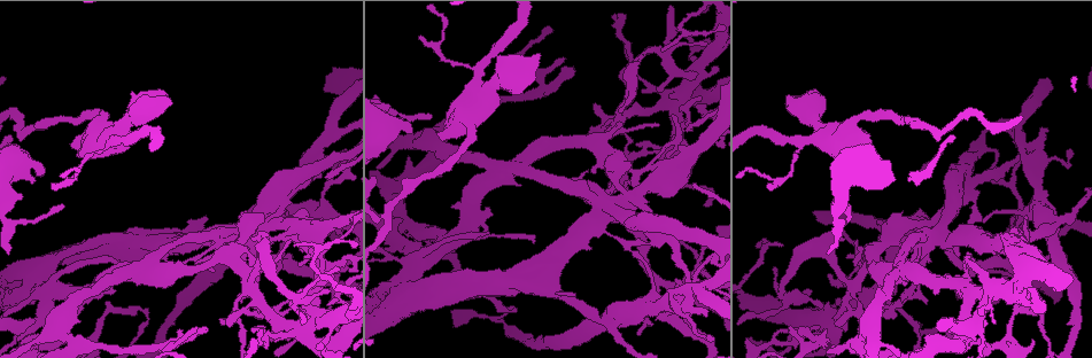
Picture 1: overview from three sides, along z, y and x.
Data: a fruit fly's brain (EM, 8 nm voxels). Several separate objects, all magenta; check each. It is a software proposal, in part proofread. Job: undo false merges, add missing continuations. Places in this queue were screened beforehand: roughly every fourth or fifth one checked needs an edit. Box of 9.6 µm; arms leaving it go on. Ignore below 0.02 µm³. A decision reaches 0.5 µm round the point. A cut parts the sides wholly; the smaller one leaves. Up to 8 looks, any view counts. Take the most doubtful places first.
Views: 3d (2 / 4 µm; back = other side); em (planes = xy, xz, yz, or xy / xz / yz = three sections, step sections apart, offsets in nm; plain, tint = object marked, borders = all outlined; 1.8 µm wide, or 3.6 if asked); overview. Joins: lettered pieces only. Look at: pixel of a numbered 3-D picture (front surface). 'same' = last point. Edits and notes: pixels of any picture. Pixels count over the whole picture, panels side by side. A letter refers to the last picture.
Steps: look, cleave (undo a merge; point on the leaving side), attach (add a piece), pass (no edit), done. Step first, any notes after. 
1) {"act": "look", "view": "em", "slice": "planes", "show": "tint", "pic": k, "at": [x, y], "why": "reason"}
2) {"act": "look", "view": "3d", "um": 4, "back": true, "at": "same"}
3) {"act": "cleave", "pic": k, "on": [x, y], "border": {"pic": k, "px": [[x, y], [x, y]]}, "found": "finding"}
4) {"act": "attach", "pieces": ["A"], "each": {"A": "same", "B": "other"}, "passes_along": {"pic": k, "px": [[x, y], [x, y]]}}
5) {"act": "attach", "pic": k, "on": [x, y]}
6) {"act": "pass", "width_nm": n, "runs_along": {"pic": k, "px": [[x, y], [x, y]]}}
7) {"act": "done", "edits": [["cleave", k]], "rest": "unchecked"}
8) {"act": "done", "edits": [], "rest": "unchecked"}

{"act": "look", "view": "3d", "um": 2, "pic": 1, "at": [872, 291], "why": "four arms meet"}

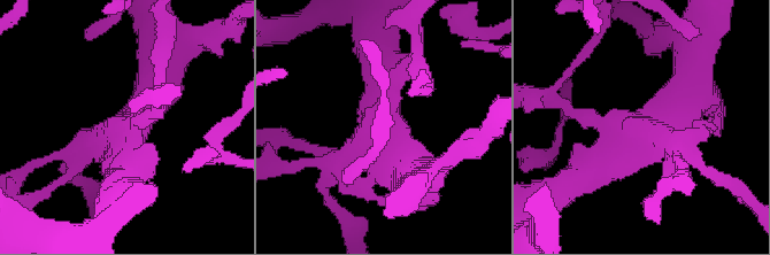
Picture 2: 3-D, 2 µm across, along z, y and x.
{"act": "look", "view": "em", "um": 3.6, "slice": "planes", "show": "borders", "pic": 2, "at": [645, 128]}

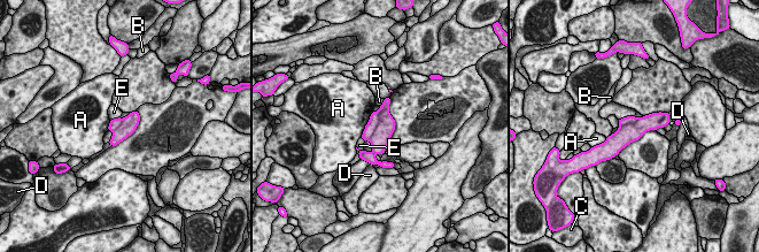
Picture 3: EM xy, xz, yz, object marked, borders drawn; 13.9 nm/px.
{"act": "cleave", "pic": 3, "on": [381, 135], "each": {"A": "other", "B": "other", "C": "other", "D": "other", "E": "other"}, "part_leaving": {"pic": 3, "px": [[666, 115], [642, 124], [612, 145]]}, "found": "two neurons meet here"}

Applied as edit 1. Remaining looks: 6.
{"act": "look", "view": "overview"}

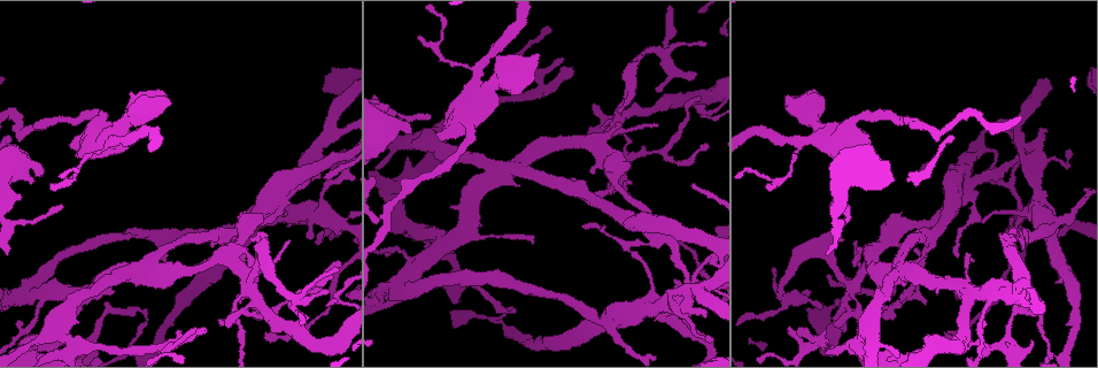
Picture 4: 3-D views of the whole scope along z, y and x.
{"act": "look", "view": "em", "slice": "yz", "step": 4, "show": "tint", "pic": 4, "at": [1052, 229], "why": "calibre changes"}

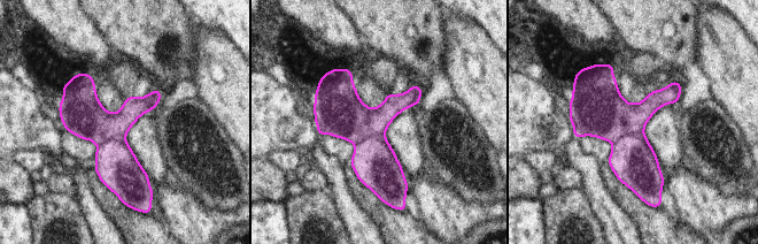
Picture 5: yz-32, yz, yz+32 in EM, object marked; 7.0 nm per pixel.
{"act": "look", "view": "em", "slice": "planes", "show": "borders", "at": "same", "why": "cut it another way"}

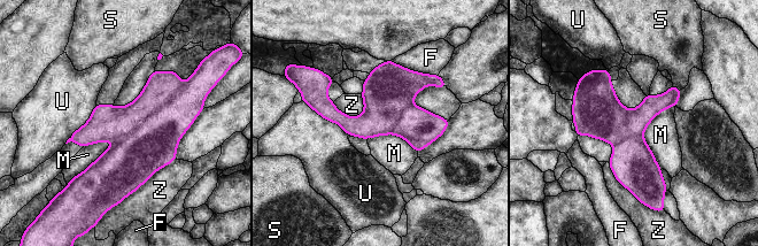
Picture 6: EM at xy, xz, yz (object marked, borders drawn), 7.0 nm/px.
{"act": "cleave", "pic": 6, "on": [152, 145], "each": {"F": "other", "M": "other", "S": "other", "U": "other", "Z": "other"}, "border": {"pic": 6, "px": [[184, 84], [131, 131], [114, 140]]}, "found": "two neurons meet here"}

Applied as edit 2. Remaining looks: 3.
{"act": "done", "edits": [["cleave", 3], ["cleave", 6]], "rest": "unchecked"}

